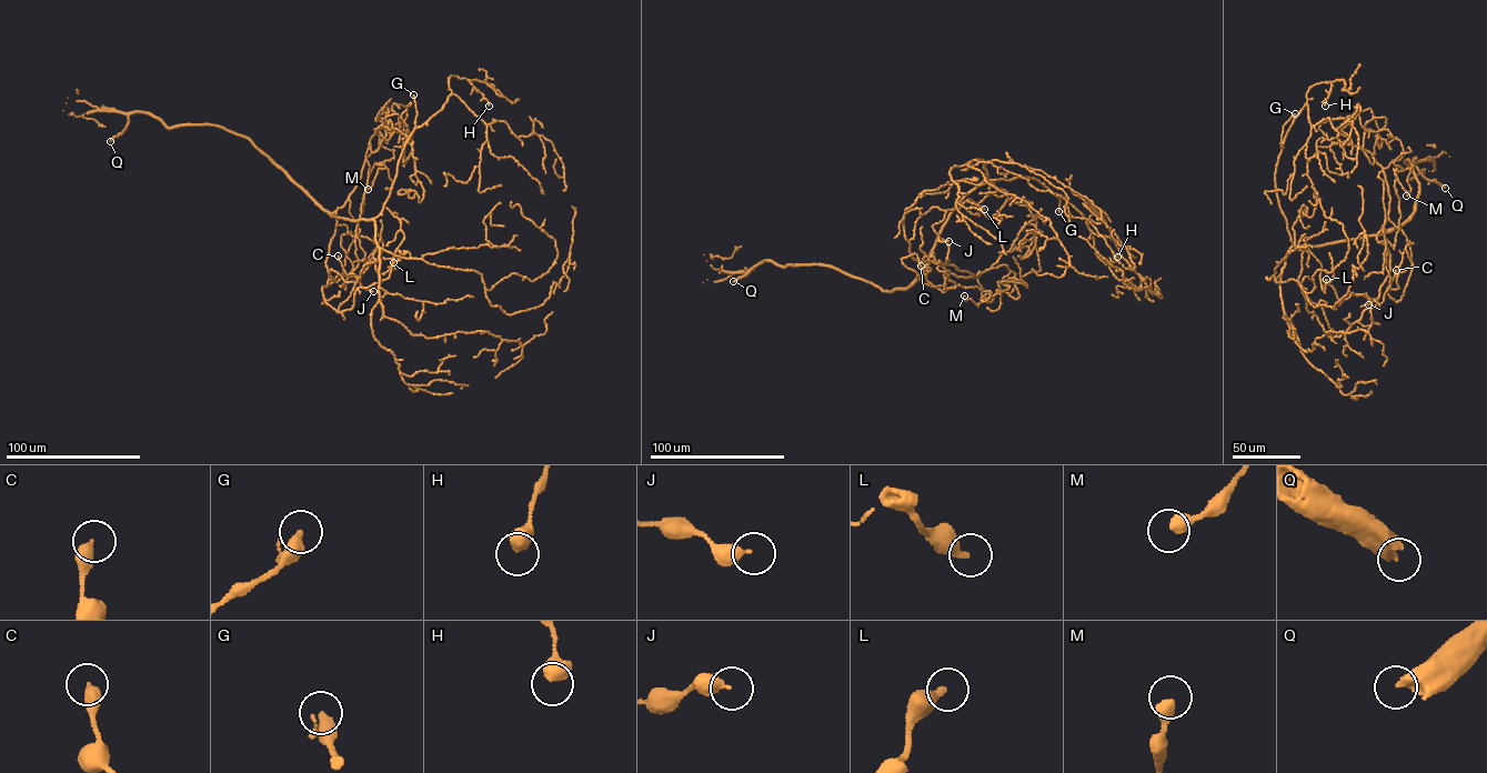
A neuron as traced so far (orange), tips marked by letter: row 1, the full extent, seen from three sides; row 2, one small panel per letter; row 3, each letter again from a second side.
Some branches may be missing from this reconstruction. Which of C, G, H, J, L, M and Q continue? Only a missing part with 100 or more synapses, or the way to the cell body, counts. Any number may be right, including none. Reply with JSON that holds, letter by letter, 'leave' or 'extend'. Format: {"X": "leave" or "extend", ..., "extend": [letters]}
{"C": "leave", "G": "leave", "H": "leave", "J": "leave", "L": "leave", "M": "leave", "Q": "extend", "extend": ["Q"]}

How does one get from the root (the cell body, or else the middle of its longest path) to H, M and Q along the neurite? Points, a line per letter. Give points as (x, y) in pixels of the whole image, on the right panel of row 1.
H: (1330, 243), (1293, 242), (1275, 177), (1282, 144), (1306, 102), (1306, 92), (1329, 81), (1325, 106)
M: (1330, 243), (1383, 229), (1377, 240), (1386, 239), (1394, 249), (1400, 216), (1394, 172), (1407, 168), (1406, 196)
Q: (1330, 243), (1388, 232), (1407, 219), (1420, 186), (1407, 160), (1412, 169), (1416, 158), (1418, 171), (1445, 188)

